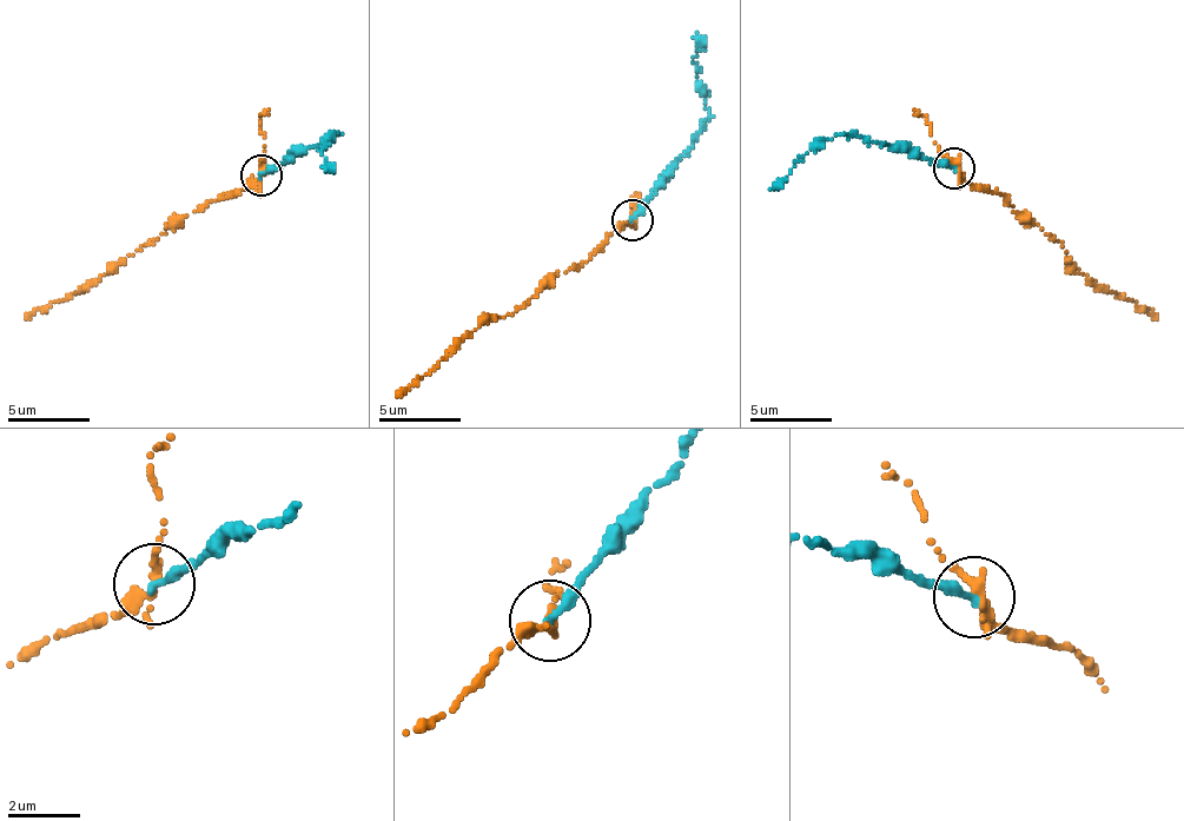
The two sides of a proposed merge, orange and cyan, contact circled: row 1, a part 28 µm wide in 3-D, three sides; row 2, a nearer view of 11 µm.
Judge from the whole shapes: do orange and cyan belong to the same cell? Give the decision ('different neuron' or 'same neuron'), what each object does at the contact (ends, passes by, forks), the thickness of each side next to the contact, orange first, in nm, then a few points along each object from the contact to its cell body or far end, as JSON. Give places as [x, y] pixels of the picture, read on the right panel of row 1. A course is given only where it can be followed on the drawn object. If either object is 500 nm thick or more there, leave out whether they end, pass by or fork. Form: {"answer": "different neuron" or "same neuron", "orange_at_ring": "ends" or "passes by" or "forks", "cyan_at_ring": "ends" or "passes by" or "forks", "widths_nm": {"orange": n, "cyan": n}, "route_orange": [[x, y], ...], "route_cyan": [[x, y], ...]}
{"answer": "same neuron", "orange_at_ring": "forks", "cyan_at_ring": "ends", "widths_nm": {"orange": 200, "cyan": 280}, "route_orange": [[956, 167], [967, 183], [1000, 193], [1012, 212], [1029, 214], [1062, 245], [1083, 273], [1157, 319]], "route_cyan": [[956, 167], [844, 134], [819, 139], [769, 189]]}

